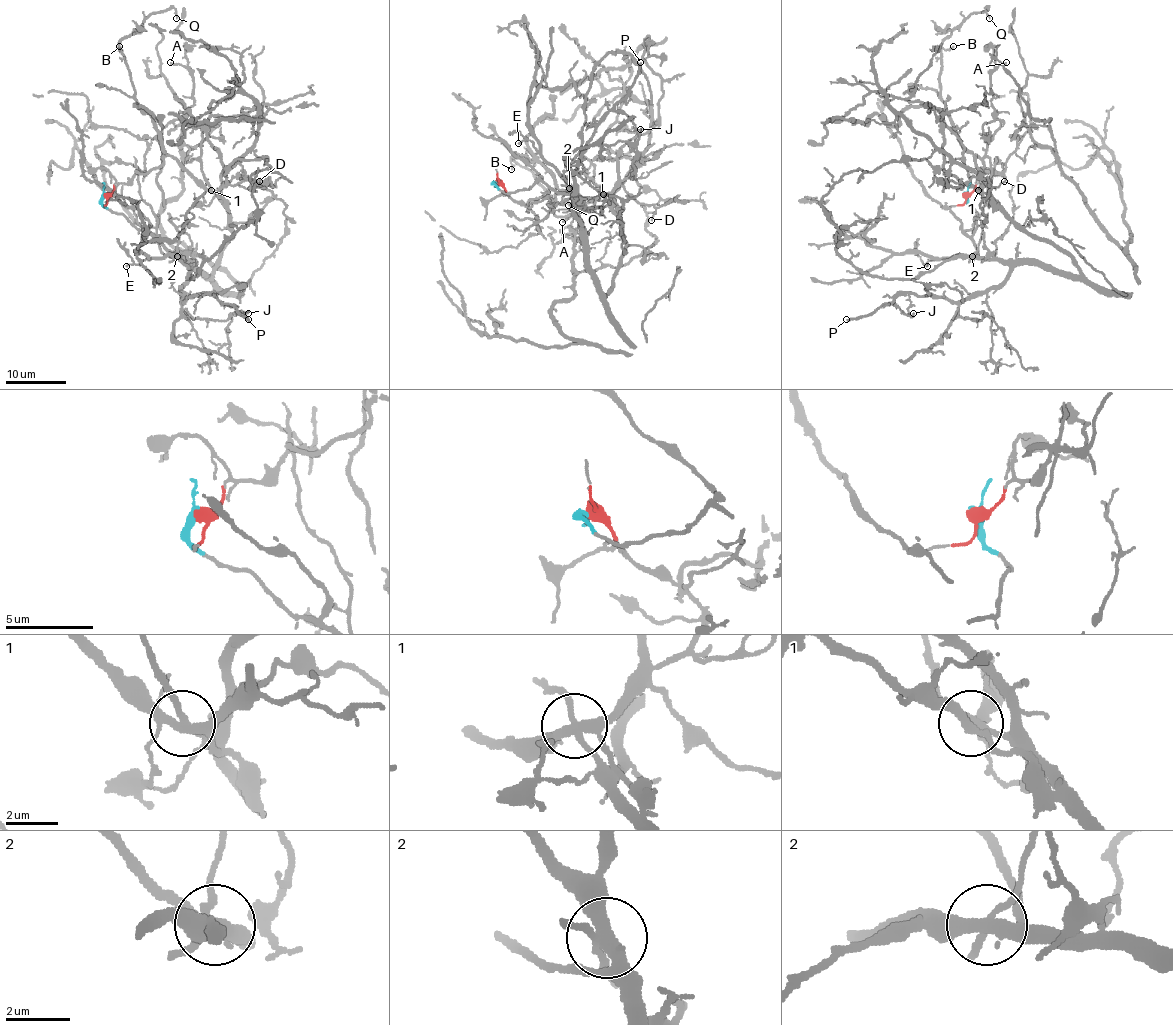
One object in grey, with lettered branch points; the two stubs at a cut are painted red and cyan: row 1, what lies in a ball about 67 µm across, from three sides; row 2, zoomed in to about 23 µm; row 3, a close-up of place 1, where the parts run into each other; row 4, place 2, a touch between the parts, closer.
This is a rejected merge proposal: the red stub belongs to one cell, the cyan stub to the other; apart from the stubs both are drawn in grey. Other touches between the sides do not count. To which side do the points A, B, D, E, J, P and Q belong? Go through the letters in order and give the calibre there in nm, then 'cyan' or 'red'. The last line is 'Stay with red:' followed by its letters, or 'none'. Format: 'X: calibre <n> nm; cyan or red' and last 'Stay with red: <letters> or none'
A: calibre 150 nm; red
B: calibre 130 nm; red
D: calibre 110 nm; red
E: calibre 160 nm; cyan
J: calibre 70 nm; cyan
P: calibre 240 nm; cyan
Q: calibre 120 nm; red
Stay with red: A, B, D, Q

